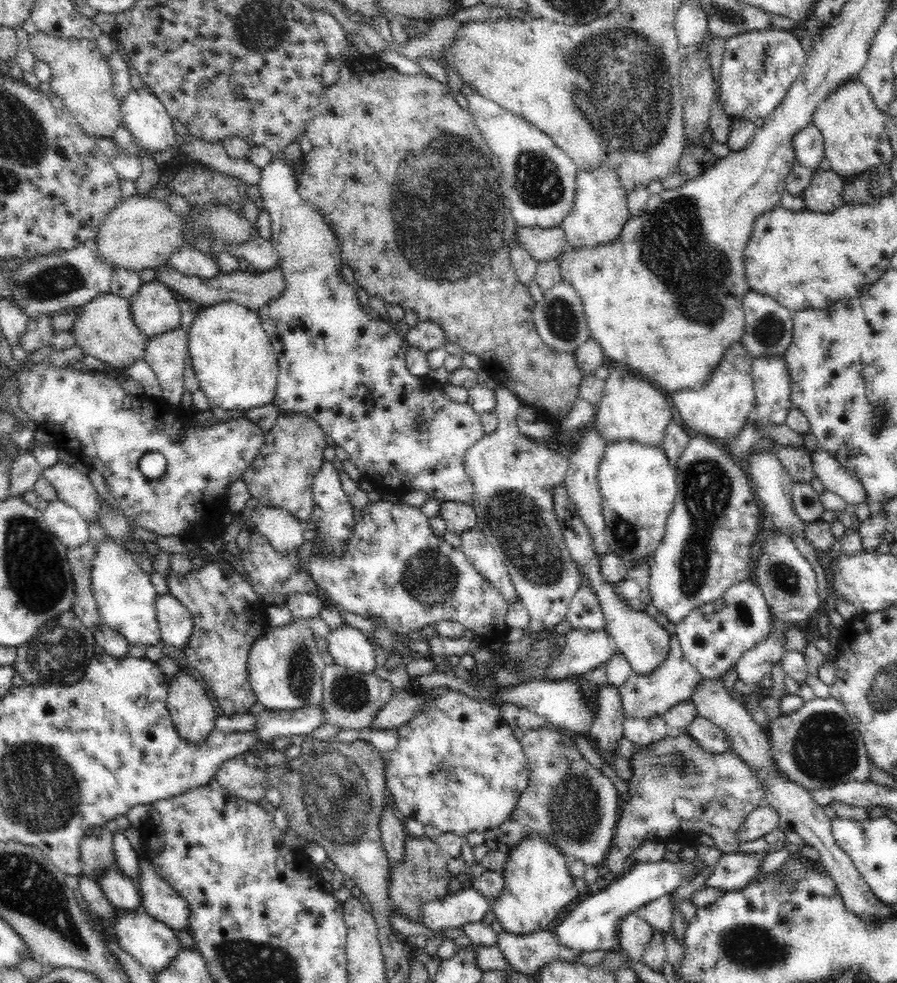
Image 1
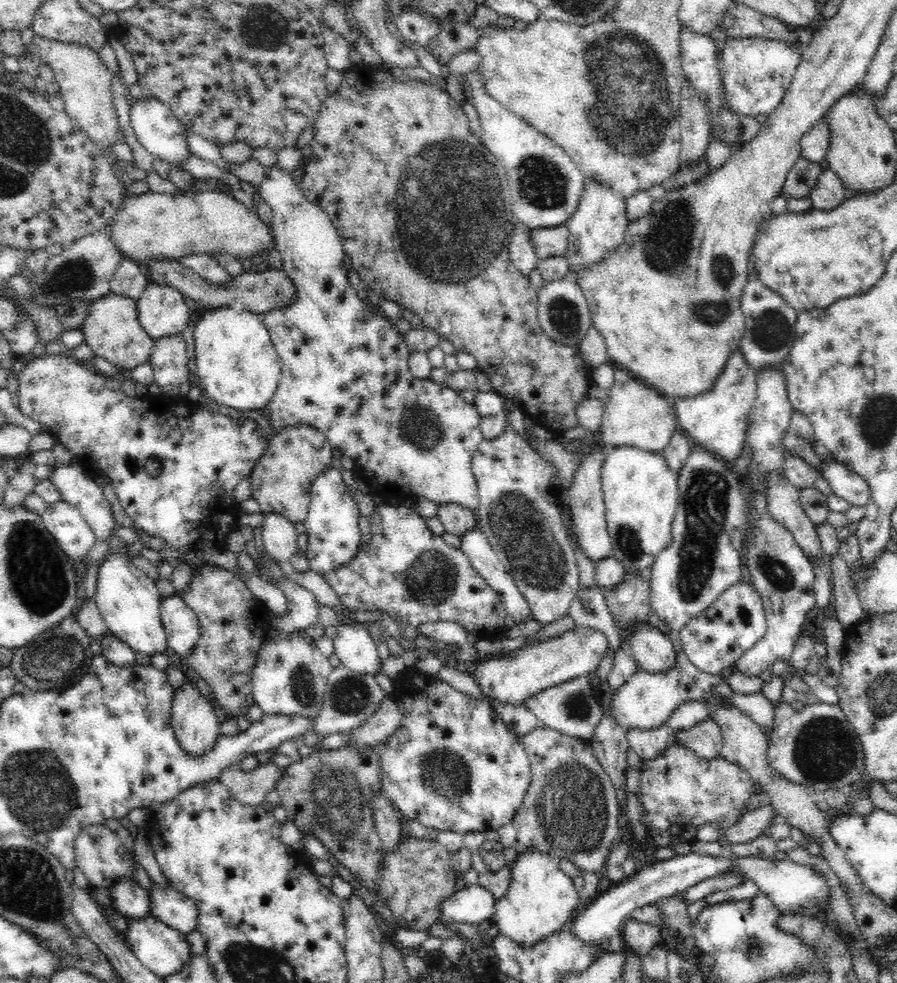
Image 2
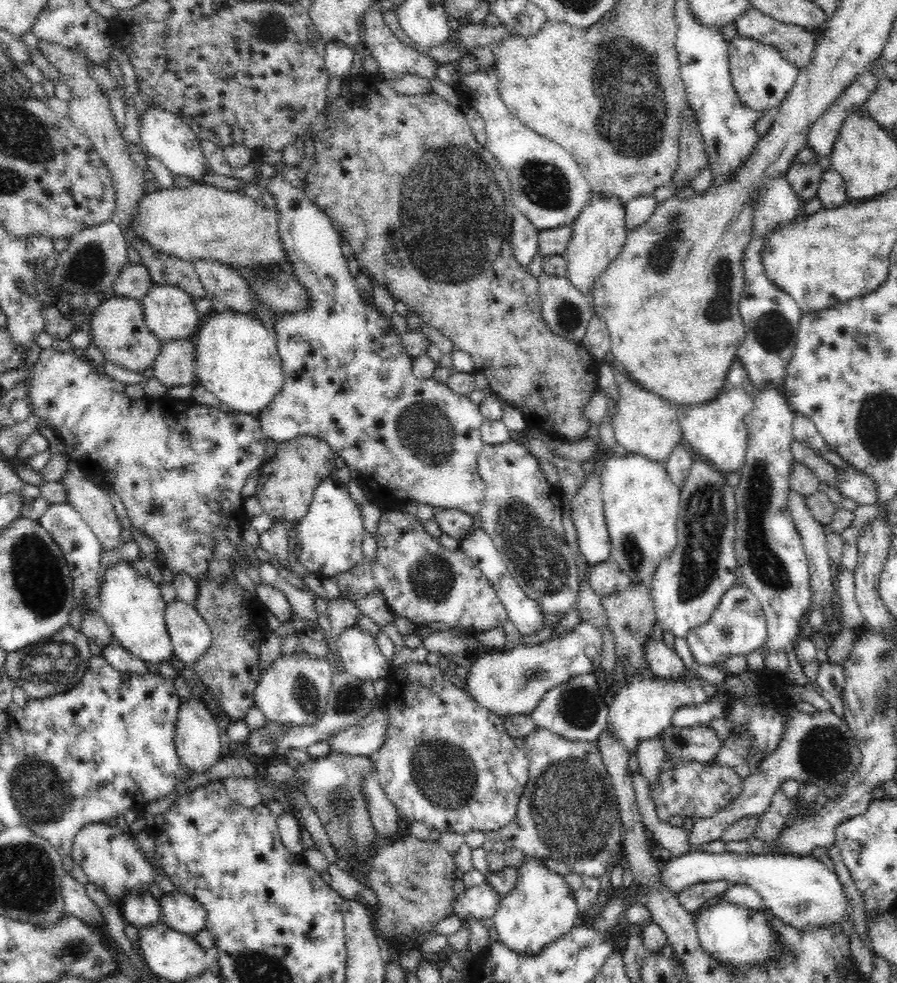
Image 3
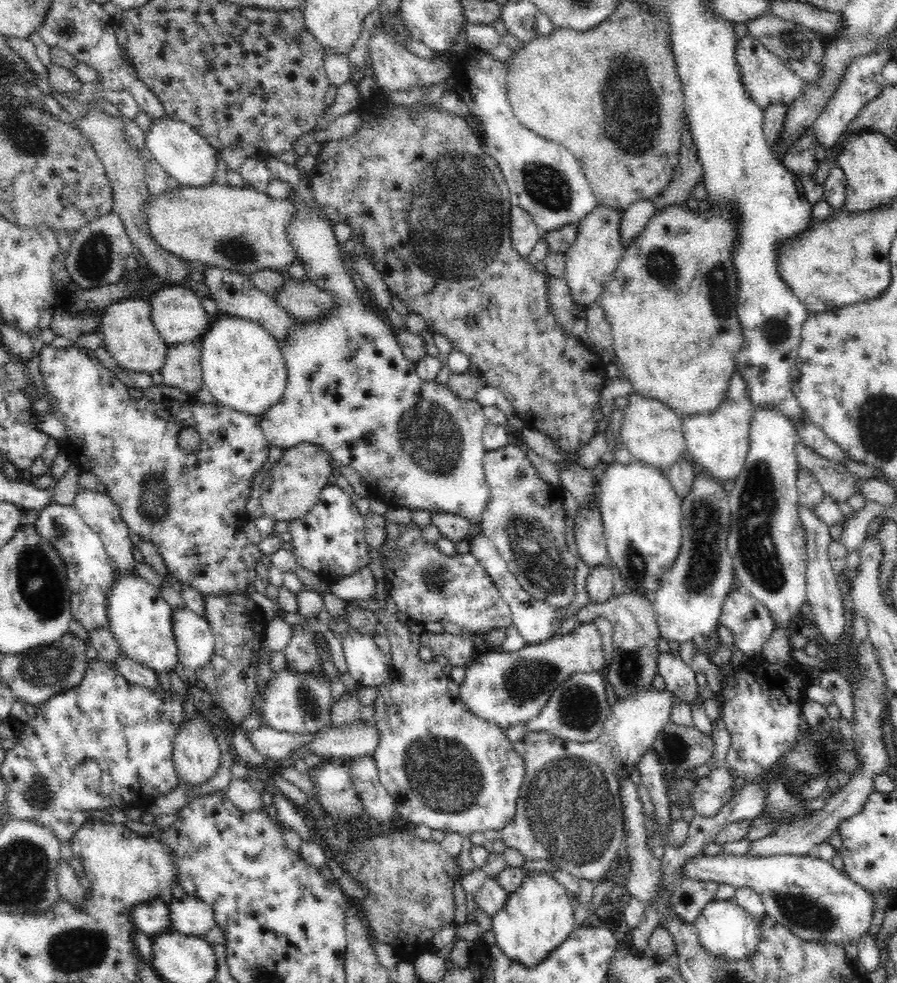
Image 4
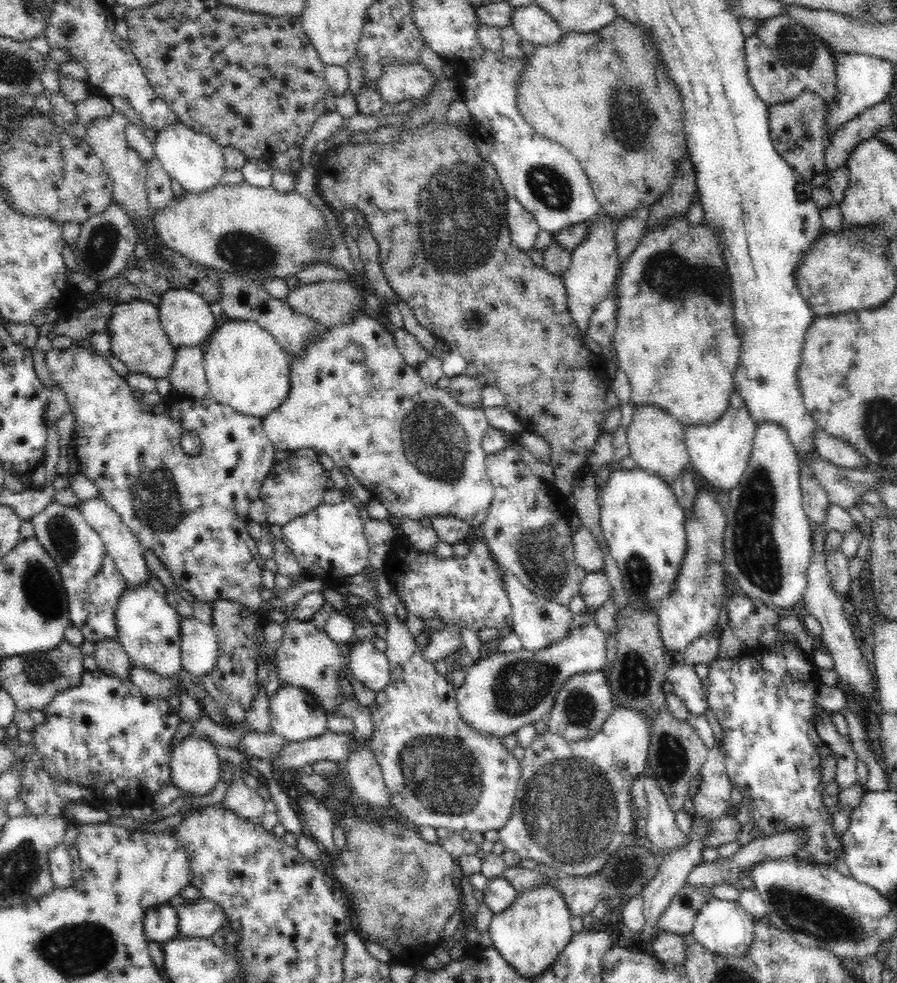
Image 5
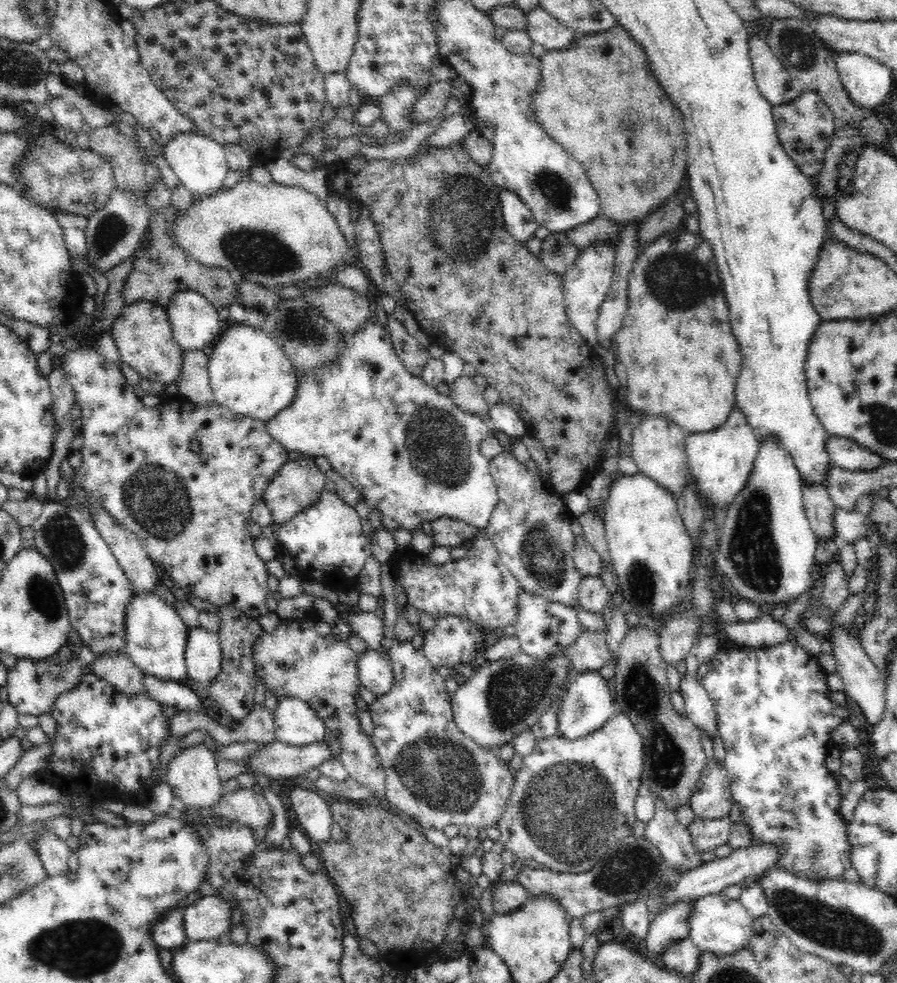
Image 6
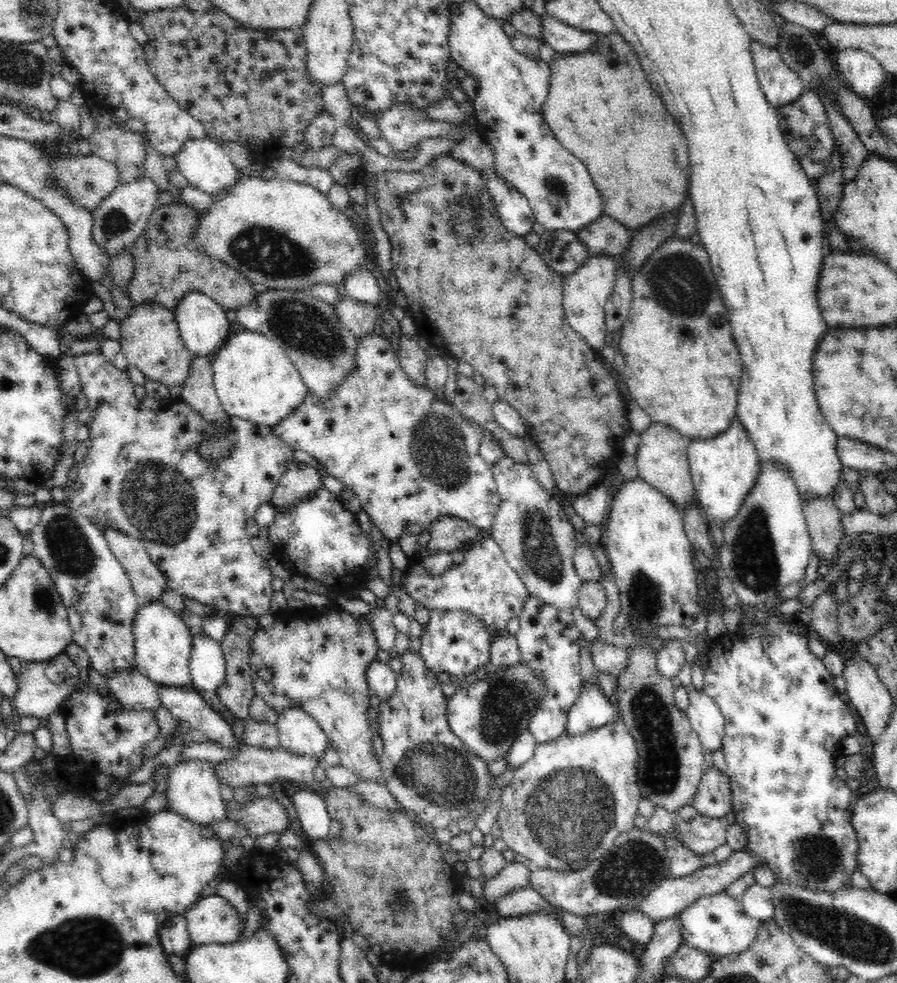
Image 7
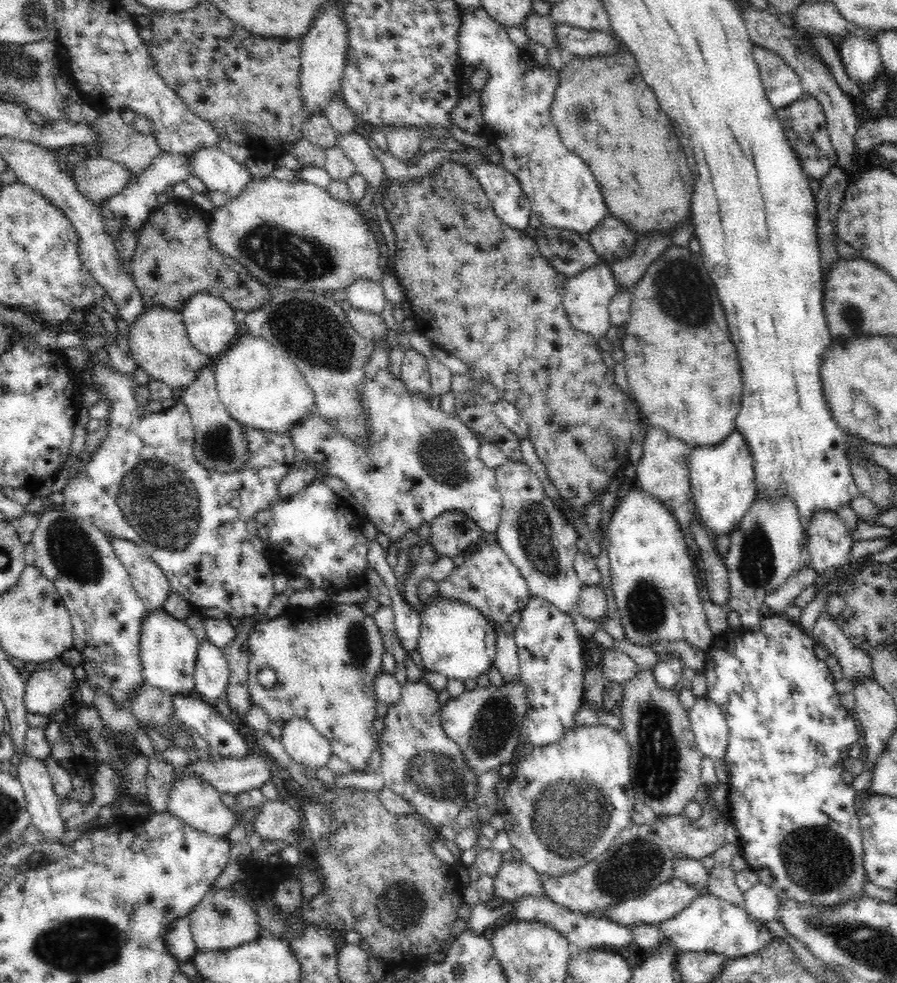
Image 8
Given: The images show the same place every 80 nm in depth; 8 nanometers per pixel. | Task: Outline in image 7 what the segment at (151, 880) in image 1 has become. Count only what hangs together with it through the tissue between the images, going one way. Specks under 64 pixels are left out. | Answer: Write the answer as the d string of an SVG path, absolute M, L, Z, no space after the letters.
M216 893L203 896L193 904L184 915L187 918L187 928L192 943L202 944L234 944L245 937L242 936L242 930L246 928L246 923L240 920L240 917L228 900Z

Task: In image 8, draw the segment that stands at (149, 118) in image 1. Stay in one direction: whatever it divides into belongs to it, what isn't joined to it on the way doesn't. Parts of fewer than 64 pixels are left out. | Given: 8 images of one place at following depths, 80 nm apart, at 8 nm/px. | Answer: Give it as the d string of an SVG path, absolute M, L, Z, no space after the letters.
M216 145L192 151L187 159L190 174L200 178L208 191L223 192L230 199L236 199L254 180L246 164L238 164Z

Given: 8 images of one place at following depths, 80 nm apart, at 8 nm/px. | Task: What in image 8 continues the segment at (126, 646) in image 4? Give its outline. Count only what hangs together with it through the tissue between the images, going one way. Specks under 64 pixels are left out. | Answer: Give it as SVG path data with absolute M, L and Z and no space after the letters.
M164 609L148 611L141 628L139 657L144 682L174 696L194 693L194 671L196 668L199 640L193 630L183 620L178 620Z

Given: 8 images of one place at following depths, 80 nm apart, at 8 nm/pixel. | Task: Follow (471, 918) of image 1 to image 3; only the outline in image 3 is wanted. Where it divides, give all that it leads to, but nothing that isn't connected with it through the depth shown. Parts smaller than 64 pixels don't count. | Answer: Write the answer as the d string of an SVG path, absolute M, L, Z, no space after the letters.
M484 881L457 894L451 902L451 909L453 915L459 919L467 919L469 916L476 920L492 919L501 900L502 896L488 884L488 881Z

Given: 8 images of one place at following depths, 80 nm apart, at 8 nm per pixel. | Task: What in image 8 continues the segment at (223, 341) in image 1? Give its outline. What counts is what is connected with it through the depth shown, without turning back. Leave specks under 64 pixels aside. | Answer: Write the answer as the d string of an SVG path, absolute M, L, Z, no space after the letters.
M250 333L239 336L212 366L220 400L230 415L256 431L290 435L315 408L313 389L292 361L261 336Z

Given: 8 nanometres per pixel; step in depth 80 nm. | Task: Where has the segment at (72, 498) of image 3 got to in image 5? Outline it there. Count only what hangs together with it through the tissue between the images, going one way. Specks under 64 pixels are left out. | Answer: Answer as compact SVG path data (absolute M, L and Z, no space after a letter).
M92 498L76 506L84 515L86 522L101 536L105 549L113 558L116 569L127 581L128 586L140 586L148 584L150 569L144 561L145 548L141 545L137 536L122 522L120 516L102 499Z

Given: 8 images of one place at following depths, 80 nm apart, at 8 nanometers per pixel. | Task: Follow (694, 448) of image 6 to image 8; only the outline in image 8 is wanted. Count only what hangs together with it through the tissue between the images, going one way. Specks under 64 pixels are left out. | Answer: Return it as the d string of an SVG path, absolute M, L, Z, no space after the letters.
M735 429L725 443L714 448L692 449L689 464L692 495L697 518L714 536L732 535L753 506L755 492L754 460L746 440Z

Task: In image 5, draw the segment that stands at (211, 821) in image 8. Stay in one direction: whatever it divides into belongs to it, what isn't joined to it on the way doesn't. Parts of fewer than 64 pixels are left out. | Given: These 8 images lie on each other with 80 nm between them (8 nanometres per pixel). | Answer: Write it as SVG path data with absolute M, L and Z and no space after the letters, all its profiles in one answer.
M194 735L186 736L181 743L173 746L170 760L172 784L182 789L185 796L208 794L220 779L220 758L214 743Z

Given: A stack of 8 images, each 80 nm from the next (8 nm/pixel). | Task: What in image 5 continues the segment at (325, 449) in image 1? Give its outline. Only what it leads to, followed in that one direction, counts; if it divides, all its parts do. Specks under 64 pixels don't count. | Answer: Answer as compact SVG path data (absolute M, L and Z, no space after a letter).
M302 448L296 452L290 451L288 458L272 468L259 490L259 499L264 503L268 523L283 527L290 520L305 516L322 503L330 472L322 466L318 458L319 454L314 450Z

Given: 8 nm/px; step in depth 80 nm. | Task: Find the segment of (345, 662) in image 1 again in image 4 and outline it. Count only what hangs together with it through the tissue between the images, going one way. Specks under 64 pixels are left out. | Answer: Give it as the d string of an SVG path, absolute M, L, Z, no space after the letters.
M348 627L341 636L350 676L362 686L379 687L390 675L391 659L374 643L373 636Z

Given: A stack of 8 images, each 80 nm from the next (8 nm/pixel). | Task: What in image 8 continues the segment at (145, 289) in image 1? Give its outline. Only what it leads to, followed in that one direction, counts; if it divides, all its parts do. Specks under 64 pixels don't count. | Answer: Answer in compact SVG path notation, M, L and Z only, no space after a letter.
M198 293L186 302L179 313L185 321L186 332L193 347L202 354L214 358L214 354L228 351L238 338L238 322L234 320L234 312L235 309L230 308L221 297Z

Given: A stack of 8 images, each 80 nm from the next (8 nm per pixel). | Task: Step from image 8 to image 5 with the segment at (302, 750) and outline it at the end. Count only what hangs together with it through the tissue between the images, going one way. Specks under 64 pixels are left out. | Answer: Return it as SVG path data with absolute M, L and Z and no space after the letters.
M280 685L269 698L271 728L288 742L302 742L326 732L327 714L318 697L294 685Z

